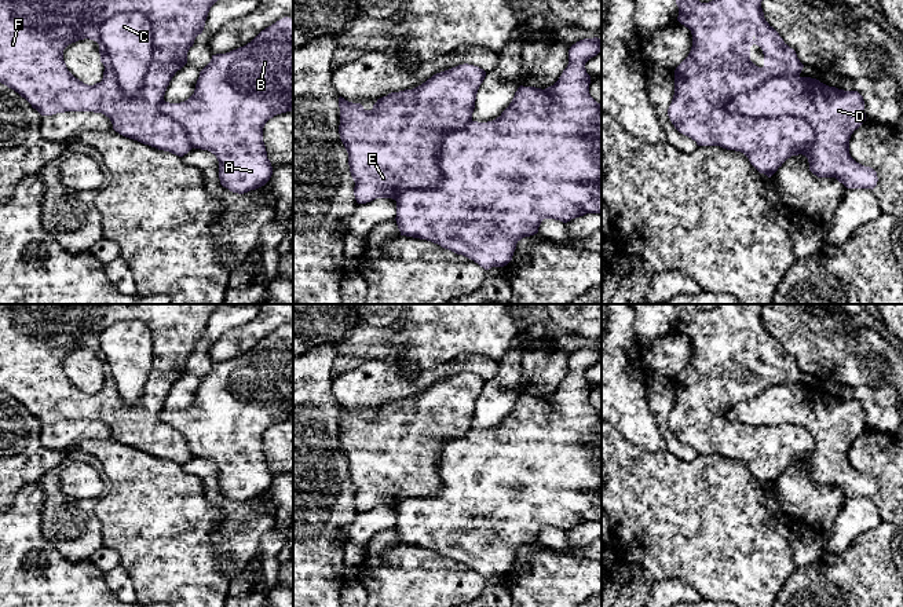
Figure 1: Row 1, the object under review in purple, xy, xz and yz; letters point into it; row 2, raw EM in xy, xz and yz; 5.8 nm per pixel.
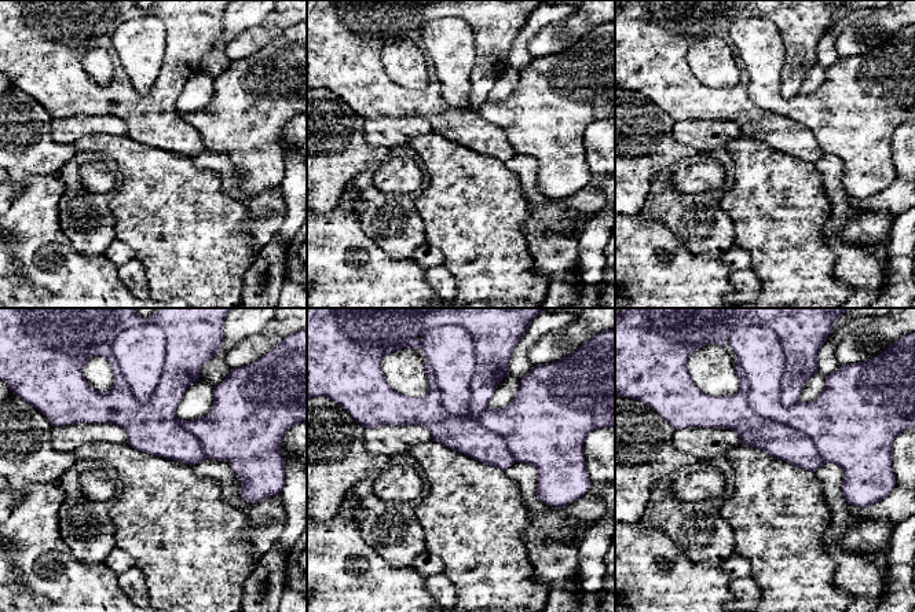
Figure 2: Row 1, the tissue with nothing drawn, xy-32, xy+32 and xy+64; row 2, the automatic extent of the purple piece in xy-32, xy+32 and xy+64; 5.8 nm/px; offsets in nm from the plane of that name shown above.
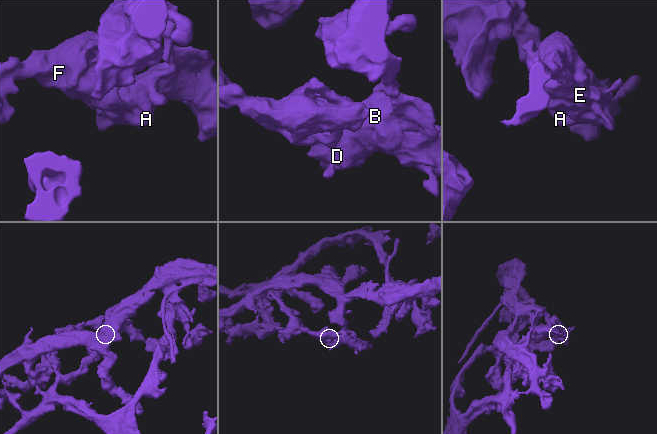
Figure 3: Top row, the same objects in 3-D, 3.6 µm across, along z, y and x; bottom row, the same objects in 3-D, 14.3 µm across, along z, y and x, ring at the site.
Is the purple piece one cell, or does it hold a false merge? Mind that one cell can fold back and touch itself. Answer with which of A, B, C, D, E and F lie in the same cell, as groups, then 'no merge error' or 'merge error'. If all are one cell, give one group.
A B C D / E F | merge error

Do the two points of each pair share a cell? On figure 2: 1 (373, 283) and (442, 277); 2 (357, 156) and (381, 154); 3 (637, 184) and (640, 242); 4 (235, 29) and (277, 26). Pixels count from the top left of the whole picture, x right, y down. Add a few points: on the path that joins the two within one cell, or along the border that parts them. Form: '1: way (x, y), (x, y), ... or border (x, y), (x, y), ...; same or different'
1: border (424, 271), (425, 281), (435, 293); different
2: way (362, 156), (376, 154); same
3: border (639, 212), (629, 216); different
4: border (271, 14), (259, 25), (242, 32), (224, 46); different

